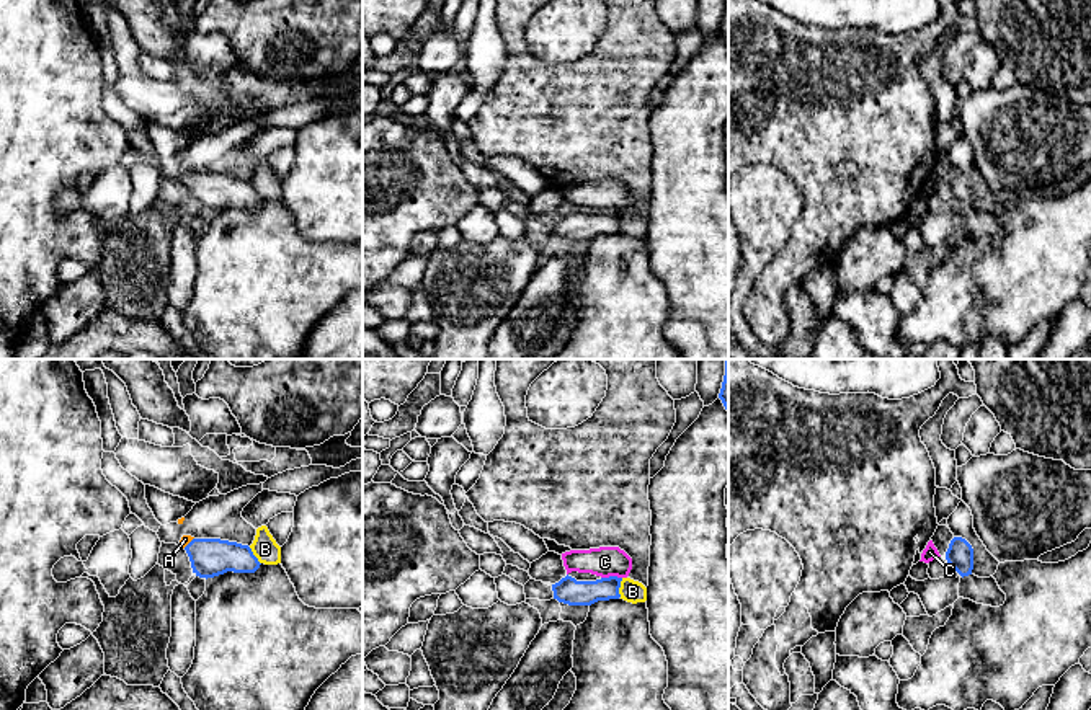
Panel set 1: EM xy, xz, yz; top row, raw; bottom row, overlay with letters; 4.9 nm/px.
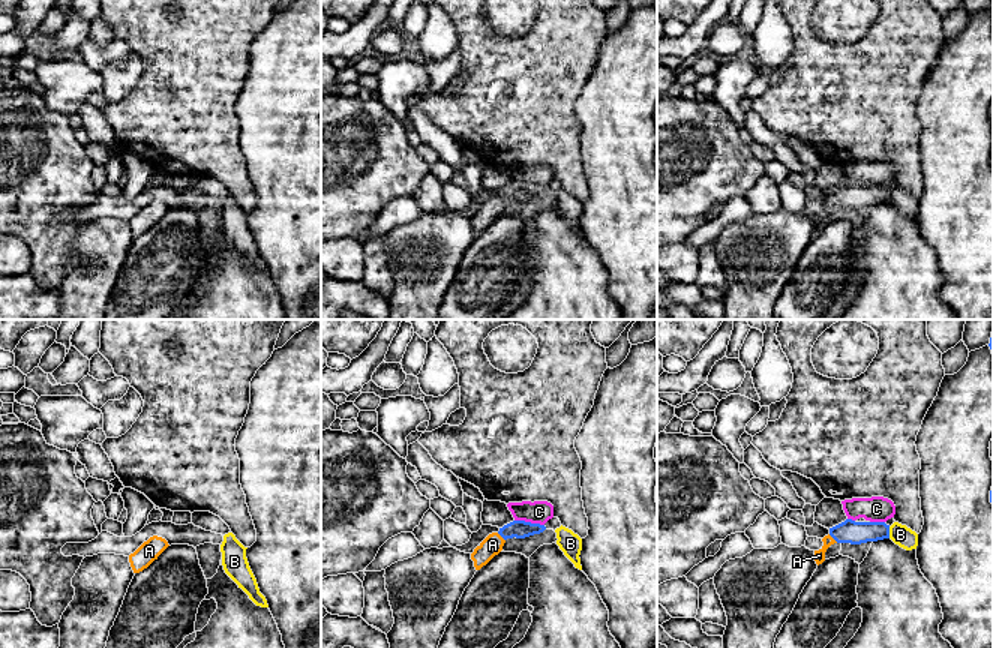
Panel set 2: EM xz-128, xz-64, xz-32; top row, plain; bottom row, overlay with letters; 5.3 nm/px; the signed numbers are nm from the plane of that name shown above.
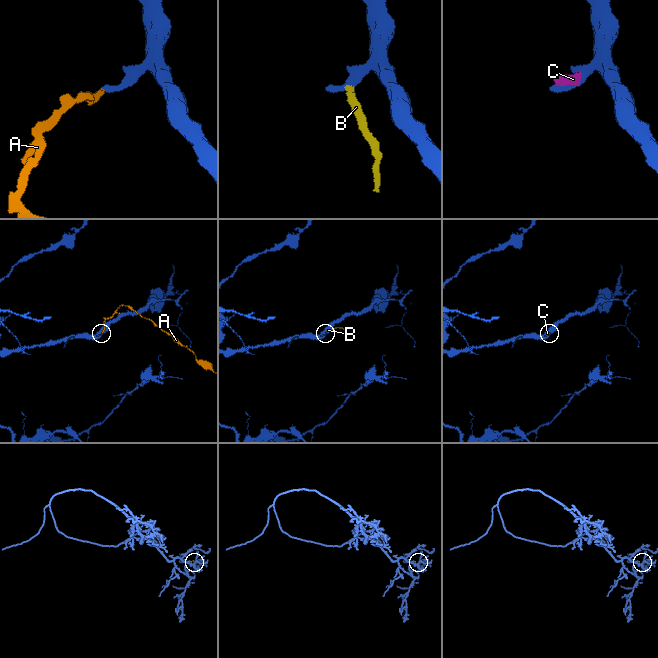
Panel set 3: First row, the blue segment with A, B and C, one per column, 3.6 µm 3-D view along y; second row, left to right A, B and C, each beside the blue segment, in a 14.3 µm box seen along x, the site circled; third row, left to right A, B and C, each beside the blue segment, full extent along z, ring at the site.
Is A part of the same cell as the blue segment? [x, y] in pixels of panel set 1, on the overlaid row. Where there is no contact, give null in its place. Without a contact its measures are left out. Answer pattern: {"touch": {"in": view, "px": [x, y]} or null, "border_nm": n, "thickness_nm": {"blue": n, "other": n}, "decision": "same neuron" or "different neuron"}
{"touch": {"in": "xy", "px": [190, 542]}, "border_nm": 80, "thickness_nm": {"blue": 190, "other": 50}, "decision": "same neuron"}

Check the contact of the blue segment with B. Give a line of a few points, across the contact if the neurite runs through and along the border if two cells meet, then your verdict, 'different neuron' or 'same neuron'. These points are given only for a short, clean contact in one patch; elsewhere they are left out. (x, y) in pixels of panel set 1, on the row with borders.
line xz (623, 578), (619, 596); different neuron

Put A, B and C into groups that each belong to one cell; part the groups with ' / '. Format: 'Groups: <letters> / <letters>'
Groups: A / B C

